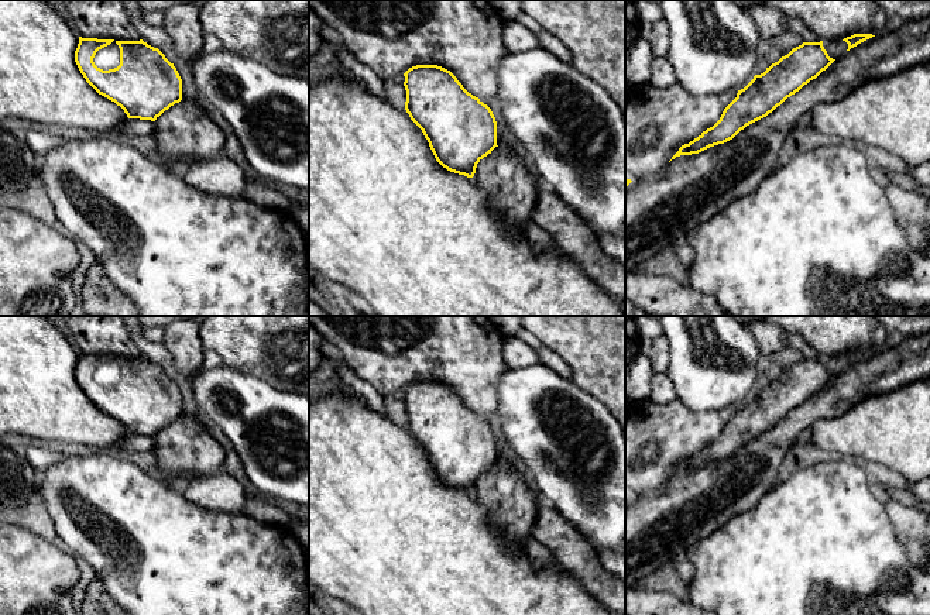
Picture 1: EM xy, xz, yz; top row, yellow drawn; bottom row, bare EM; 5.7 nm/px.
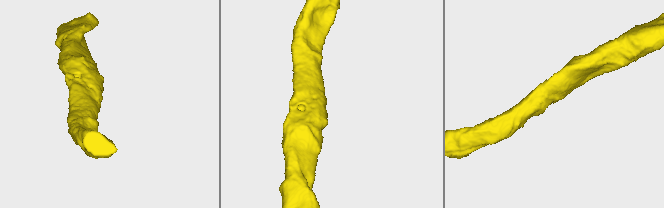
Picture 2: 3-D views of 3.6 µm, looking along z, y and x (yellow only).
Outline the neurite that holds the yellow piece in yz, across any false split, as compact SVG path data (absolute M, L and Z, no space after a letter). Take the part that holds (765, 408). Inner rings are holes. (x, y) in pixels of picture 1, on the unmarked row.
M930 331L906 337L898 347L854 350L844 354L847 368L838 375L828 372L820 358L803 358L787 371L772 379L741 406L724 425L720 436L697 454L684 460L669 480L655 492L625 497L625 590L636 588L642 580L659 567L686 554L696 543L728 523L732 518L755 508L763 495L776 484L778 471L797 436L820 419L838 418L859 402L896 391L907 384L930 377Z

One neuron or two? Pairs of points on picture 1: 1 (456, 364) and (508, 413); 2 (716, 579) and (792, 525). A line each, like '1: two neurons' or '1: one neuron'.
1: two neurons
2: one neuron

